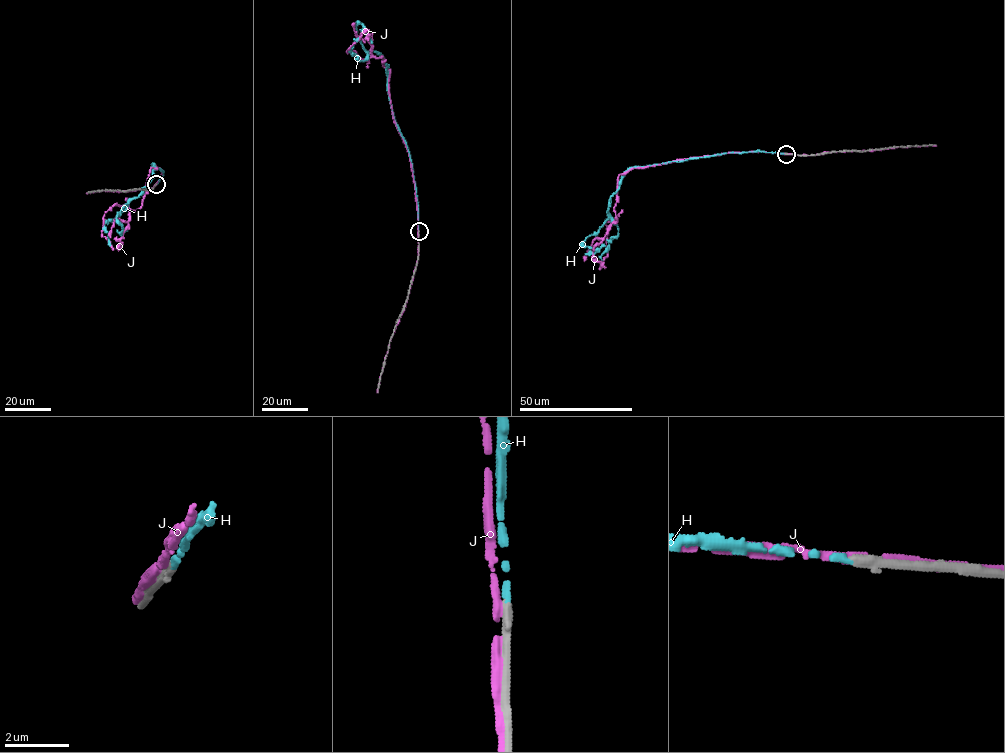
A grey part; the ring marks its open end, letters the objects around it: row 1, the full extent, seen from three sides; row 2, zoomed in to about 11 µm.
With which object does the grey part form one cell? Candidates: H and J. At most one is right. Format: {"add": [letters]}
{"add": ["H"]}

